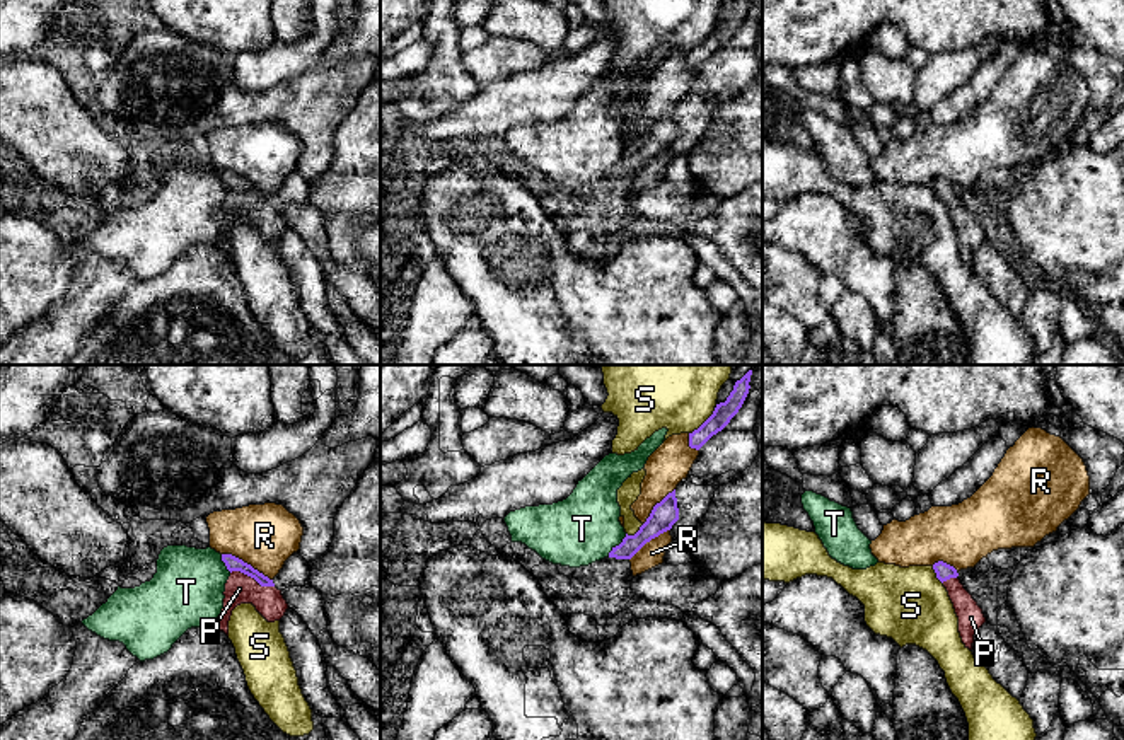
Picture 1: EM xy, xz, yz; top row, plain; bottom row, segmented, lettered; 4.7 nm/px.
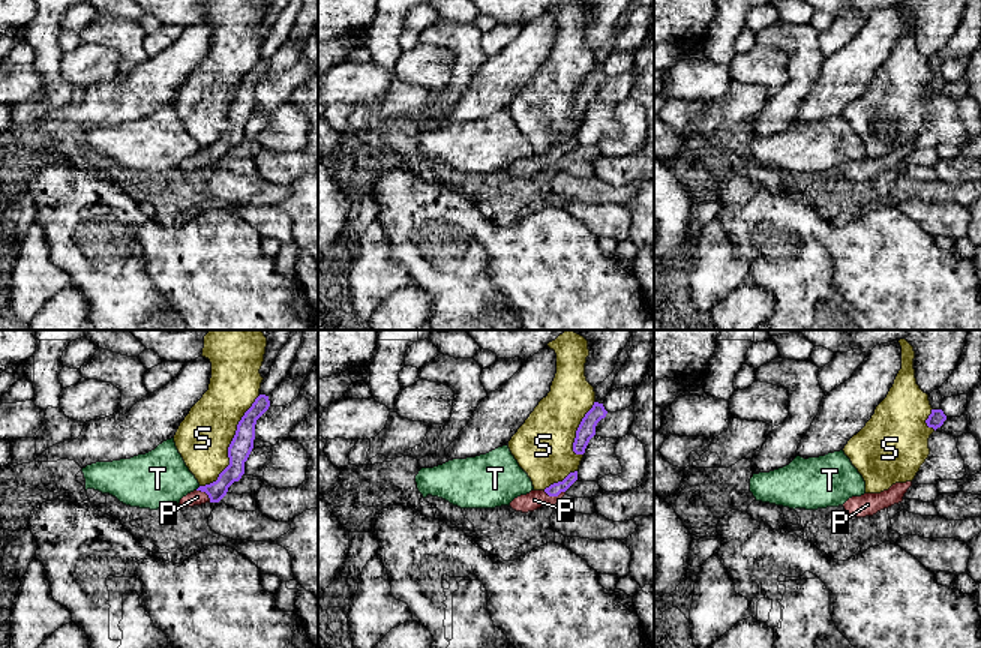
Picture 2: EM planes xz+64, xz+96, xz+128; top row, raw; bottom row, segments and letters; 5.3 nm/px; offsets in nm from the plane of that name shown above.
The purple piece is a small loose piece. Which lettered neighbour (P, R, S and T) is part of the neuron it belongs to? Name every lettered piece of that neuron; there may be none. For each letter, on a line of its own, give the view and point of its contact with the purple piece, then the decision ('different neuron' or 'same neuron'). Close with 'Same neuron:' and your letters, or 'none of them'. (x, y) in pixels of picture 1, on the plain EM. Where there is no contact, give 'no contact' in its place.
P: xy (253, 195) | same neuron
R: xy (246, 181) | different neuron
S: xz (705, 40) | different neuron
T: xz (619, 162) | different neuron
Same neuron: P

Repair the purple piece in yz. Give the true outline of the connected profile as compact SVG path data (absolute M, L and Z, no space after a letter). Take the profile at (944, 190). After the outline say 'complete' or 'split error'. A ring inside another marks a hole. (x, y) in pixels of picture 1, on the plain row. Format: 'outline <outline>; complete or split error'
outline M938 179L933 182L936 196L943 201L959 235L959 251L965 266L972 268L976 249L986 240L982 227L964 206L953 184Z; split error

